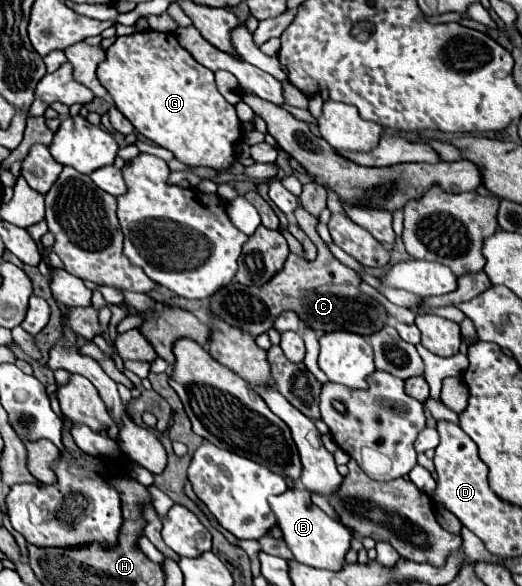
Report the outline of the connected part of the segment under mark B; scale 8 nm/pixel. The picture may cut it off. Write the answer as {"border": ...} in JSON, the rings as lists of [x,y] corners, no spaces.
{"border":[[[303,488],[287,490],[279,496],[269,498],[271,510],[277,516],[279,528],[283,530],[283,540],[287,542],[289,550],[293,552],[295,560],[299,564],[311,566],[311,568],[323,568],[323,570],[339,570],[345,566],[345,554],[351,548],[351,534],[345,526],[335,522],[331,516],[327,516],[321,508],[317,508],[309,492]]]}

